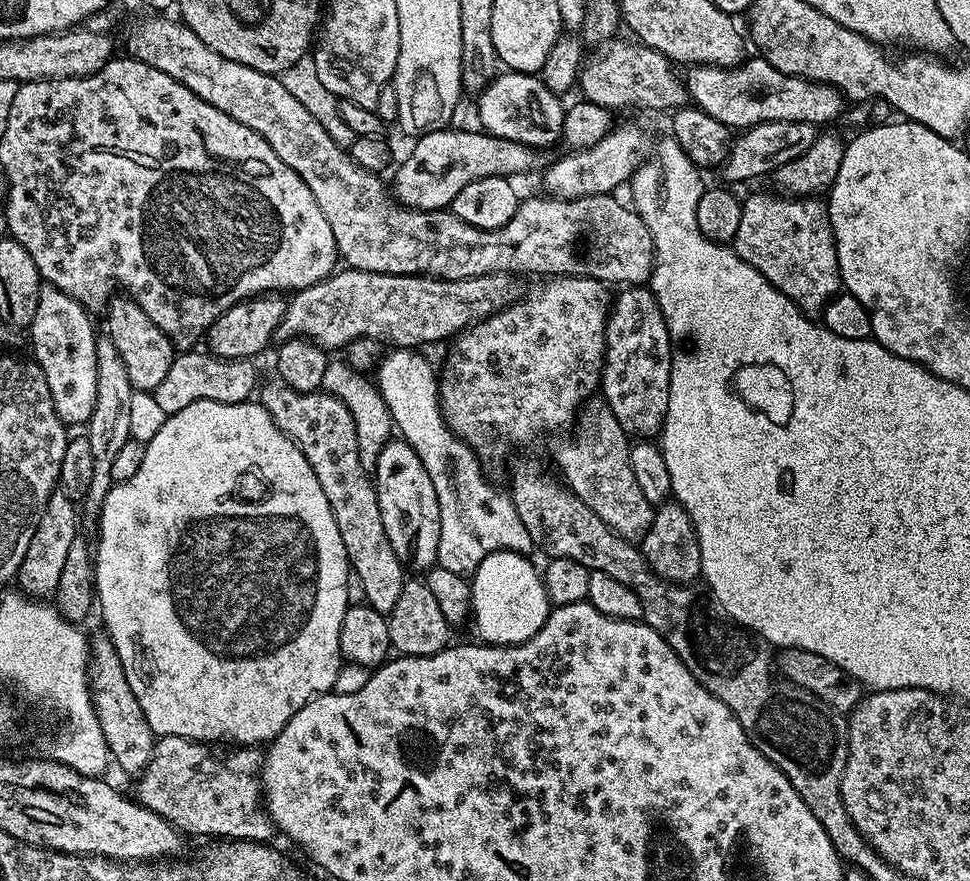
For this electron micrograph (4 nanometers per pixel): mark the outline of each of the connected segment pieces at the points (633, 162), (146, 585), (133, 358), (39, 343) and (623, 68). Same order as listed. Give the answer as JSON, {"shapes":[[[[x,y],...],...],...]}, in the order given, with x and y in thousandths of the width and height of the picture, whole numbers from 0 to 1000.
{"shapes":[[[[643,141],[632,144],[621,161],[607,168],[581,175],[578,182],[573,182],[561,195],[560,217],[574,227],[591,227],[601,222],[626,222],[634,219],[651,205],[652,200],[659,193],[665,177],[670,171],[668,154],[656,141]]],[[[200,456],[192,461],[192,465],[184,465],[184,470],[172,473],[170,481],[158,493],[152,496],[148,510],[151,520],[146,520],[146,533],[138,538],[125,549],[116,548],[115,554],[109,561],[109,570],[105,570],[101,594],[103,594],[103,610],[97,613],[97,639],[99,641],[99,674],[101,678],[101,695],[107,698],[107,706],[111,711],[109,721],[118,729],[122,738],[122,747],[126,747],[126,760],[130,760],[130,774],[134,774],[134,783],[138,783],[138,792],[142,792],[142,801],[146,801],[146,810],[151,810],[151,820],[155,820],[155,829],[160,831],[162,837],[187,835],[193,840],[208,840],[222,842],[228,847],[272,847],[275,846],[289,830],[320,797],[324,791],[335,785],[342,784],[342,775],[348,765],[353,746],[348,733],[348,720],[353,715],[353,697],[357,697],[358,683],[358,652],[361,646],[359,630],[353,620],[353,606],[348,606],[348,593],[344,593],[344,583],[340,579],[340,570],[336,570],[336,561],[332,561],[332,552],[328,552],[328,543],[311,515],[311,511],[300,497],[278,474],[278,470],[267,459],[267,456],[253,456],[251,459],[230,459],[229,456]]],[[[131,334],[116,335],[110,346],[110,354],[110,380],[114,381],[118,393],[122,395],[122,402],[126,404],[126,412],[130,415],[130,425],[134,425],[137,442],[144,444],[145,440],[146,444],[156,446],[175,420],[179,403],[177,387],[170,377],[163,375],[163,370],[159,370],[159,365],[155,365],[151,352],[146,352],[146,347],[138,344]]],[[[45,322],[42,326],[39,334],[39,352],[35,352],[35,361],[31,369],[34,400],[32,403],[35,405],[35,412],[43,420],[43,425],[47,425],[47,438],[52,438],[56,465],[68,484],[90,482],[93,470],[97,465],[97,452],[101,438],[101,404],[99,402],[101,377],[95,373],[95,363],[91,359],[94,359],[92,351],[86,350],[80,342],[72,338],[72,334],[60,329],[54,322]]],[[[632,43],[622,51],[620,59],[614,59],[603,67],[599,78],[596,92],[596,104],[599,104],[601,112],[608,118],[615,118],[628,125],[635,123],[673,123],[676,127],[698,125],[706,121],[710,117],[711,110],[707,103],[707,95],[704,90],[697,87],[698,78],[694,69],[686,66],[678,57],[668,54],[659,48],[653,48],[651,44],[639,45]]]]}

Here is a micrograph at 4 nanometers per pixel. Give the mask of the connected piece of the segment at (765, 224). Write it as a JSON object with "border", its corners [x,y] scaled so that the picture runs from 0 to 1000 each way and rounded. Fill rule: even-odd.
{"border":[[[779,218],[776,222],[767,222],[765,227],[765,247],[761,255],[761,266],[755,271],[753,280],[761,288],[761,293],[765,293],[765,297],[769,297],[773,302],[777,302],[777,306],[781,306],[781,311],[786,311],[786,316],[790,316],[790,320],[794,320],[806,334],[810,334],[810,338],[814,338],[826,354],[830,356],[848,355],[851,348],[857,343],[860,336],[867,330],[868,319],[866,316],[866,303],[864,302],[864,288],[862,287],[862,271],[858,264],[858,253],[854,246],[854,233],[845,225],[818,225],[811,220],[799,220],[795,222],[792,218]]]}

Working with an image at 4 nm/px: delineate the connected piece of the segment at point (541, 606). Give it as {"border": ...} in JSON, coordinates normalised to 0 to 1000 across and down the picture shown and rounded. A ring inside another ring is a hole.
{"border":[[[536,627],[505,628],[485,654],[487,664],[487,699],[491,704],[491,717],[501,731],[537,731],[563,706],[567,694],[561,655]]]}

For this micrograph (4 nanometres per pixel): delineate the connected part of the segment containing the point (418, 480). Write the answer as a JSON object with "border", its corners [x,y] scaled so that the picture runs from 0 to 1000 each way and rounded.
{"border":[[[405,497],[400,501],[400,505],[388,521],[386,548],[390,574],[394,579],[394,597],[398,597],[398,611],[402,611],[402,620],[406,620],[406,629],[410,629],[412,637],[424,648],[425,645],[429,648],[426,650],[440,650],[441,646],[451,639],[454,602],[452,562],[448,561],[447,549],[434,520],[431,520],[431,515],[424,509],[420,499]]]}

